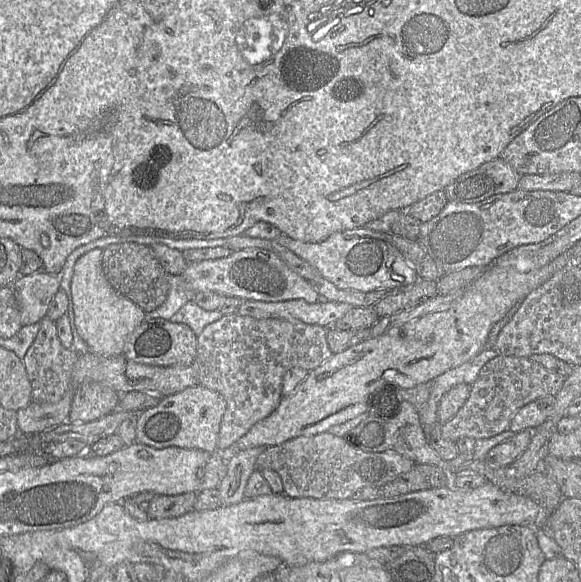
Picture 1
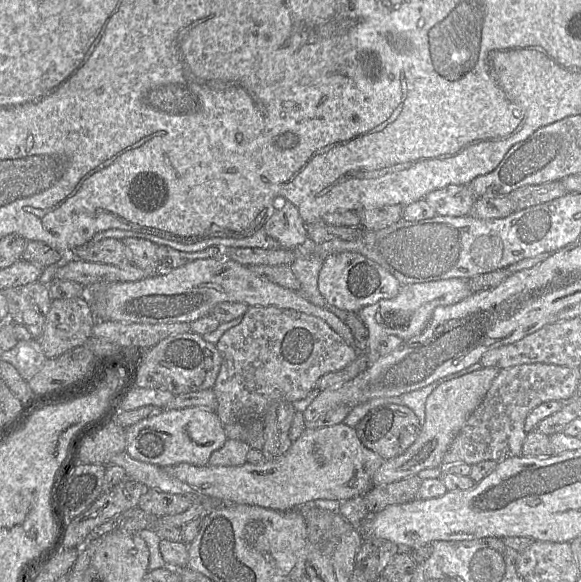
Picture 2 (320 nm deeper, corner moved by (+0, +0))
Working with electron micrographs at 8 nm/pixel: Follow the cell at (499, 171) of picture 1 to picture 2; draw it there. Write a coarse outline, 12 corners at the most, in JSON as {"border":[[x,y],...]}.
{"border":[[467,184],[424,199],[440,216],[466,216],[478,200]]}

